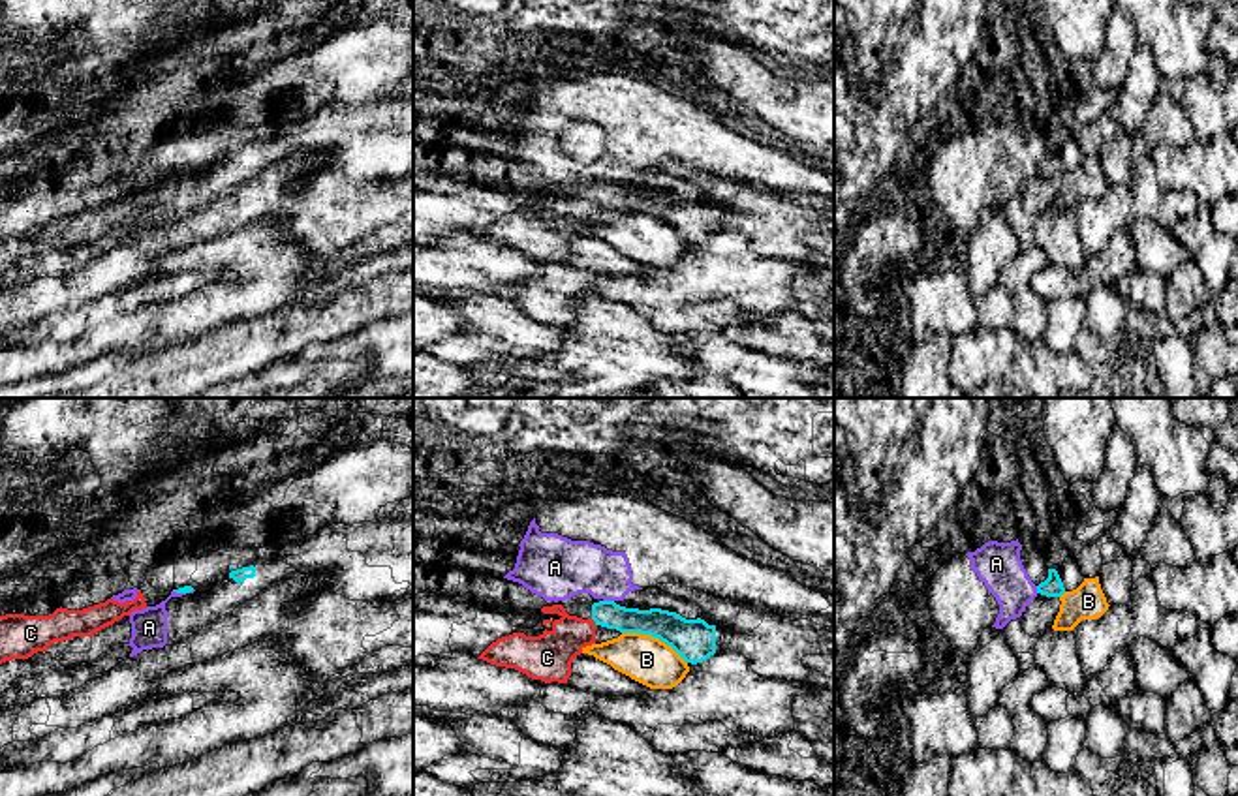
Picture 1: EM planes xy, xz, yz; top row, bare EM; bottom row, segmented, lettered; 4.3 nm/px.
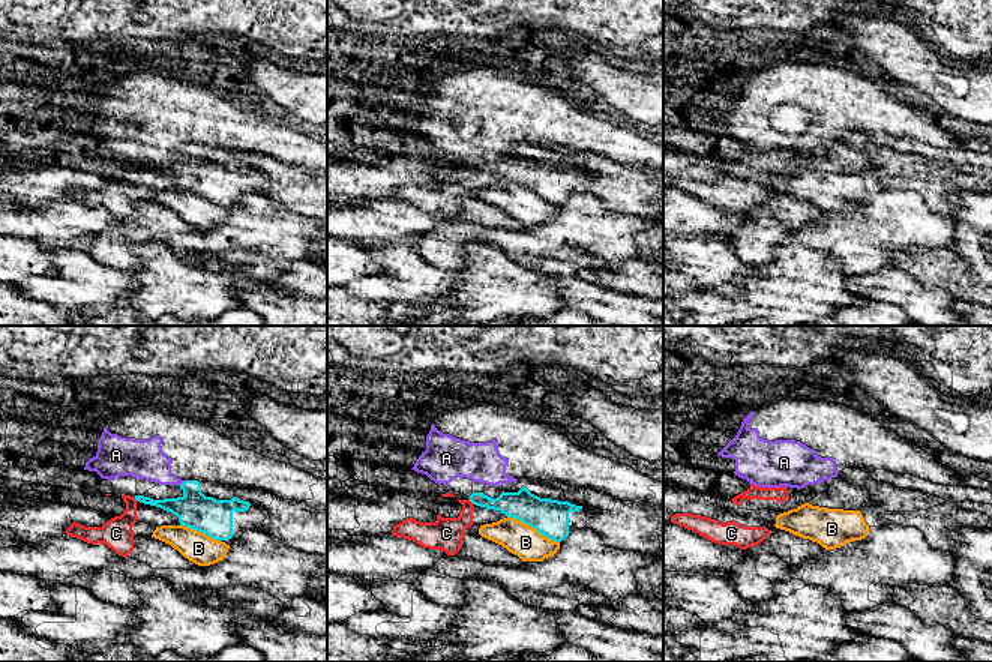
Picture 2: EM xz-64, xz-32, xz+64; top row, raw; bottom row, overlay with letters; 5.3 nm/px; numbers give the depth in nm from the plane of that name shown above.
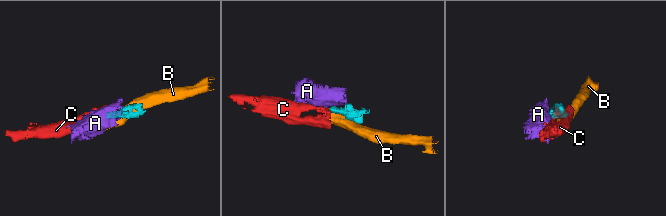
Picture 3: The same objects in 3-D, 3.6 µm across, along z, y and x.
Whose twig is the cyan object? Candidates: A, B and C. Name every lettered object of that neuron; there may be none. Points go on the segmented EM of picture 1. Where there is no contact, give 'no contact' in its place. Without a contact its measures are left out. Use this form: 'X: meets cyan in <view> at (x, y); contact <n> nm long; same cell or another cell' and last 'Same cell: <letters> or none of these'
A: meets cyan in xz at (609, 601); contact 50 nm long; another cell
B: meets cyan in xz at (654, 637); contact 320 nm long; another cell
C: meets cyan in xz at (594, 620); contact 40 nm long; same cell
Same cell: C

